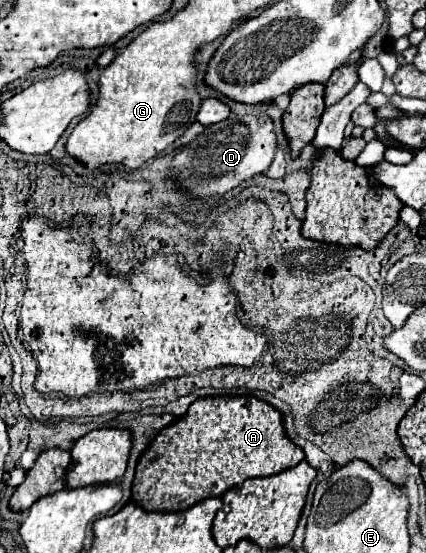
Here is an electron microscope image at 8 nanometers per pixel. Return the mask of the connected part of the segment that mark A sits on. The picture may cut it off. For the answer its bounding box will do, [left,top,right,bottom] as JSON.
[131,397,303,513]

